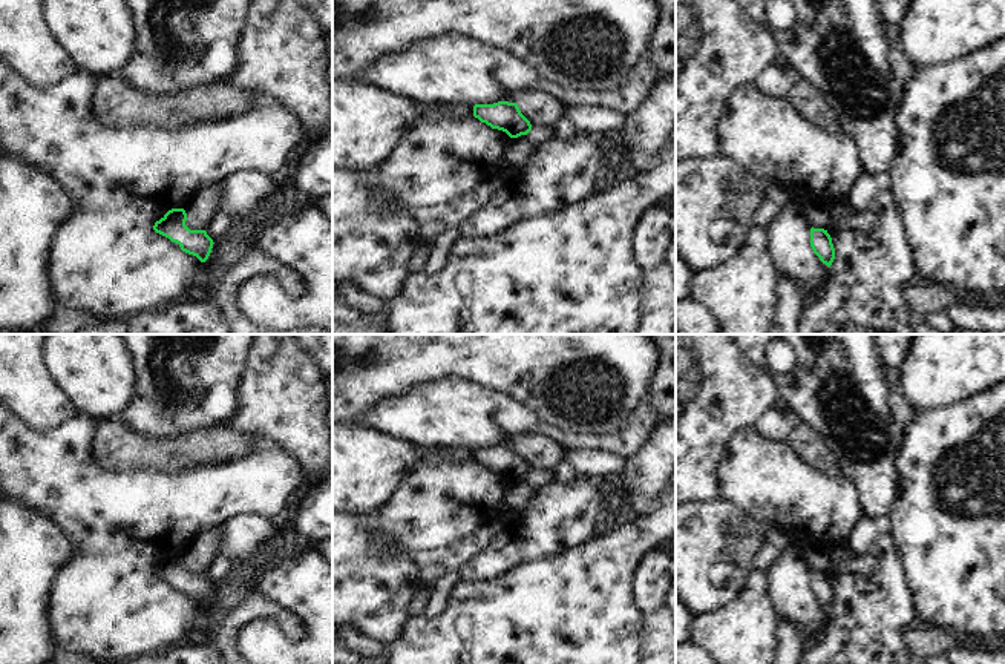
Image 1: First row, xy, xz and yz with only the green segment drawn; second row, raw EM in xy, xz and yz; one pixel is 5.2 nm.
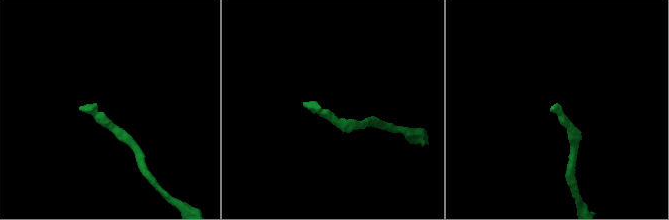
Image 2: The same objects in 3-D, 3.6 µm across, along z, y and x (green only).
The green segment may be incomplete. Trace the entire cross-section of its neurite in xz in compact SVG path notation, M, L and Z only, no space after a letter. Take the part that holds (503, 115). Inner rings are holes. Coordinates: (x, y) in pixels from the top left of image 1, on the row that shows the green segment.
M516 103L475 104L473 117L492 129L506 132L510 138L527 135L532 130L530 121L521 113Z

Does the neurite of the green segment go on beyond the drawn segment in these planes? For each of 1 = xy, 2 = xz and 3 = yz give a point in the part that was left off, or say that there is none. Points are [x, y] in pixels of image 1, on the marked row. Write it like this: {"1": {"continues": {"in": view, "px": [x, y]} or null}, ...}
{"1": {"continues": null}, "2": {"continues": null}, "3": {"continues": null}}

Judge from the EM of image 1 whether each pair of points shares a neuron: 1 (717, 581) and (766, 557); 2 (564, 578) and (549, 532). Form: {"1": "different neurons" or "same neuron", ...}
{"1": "different neurons", "2": "different neurons"}

